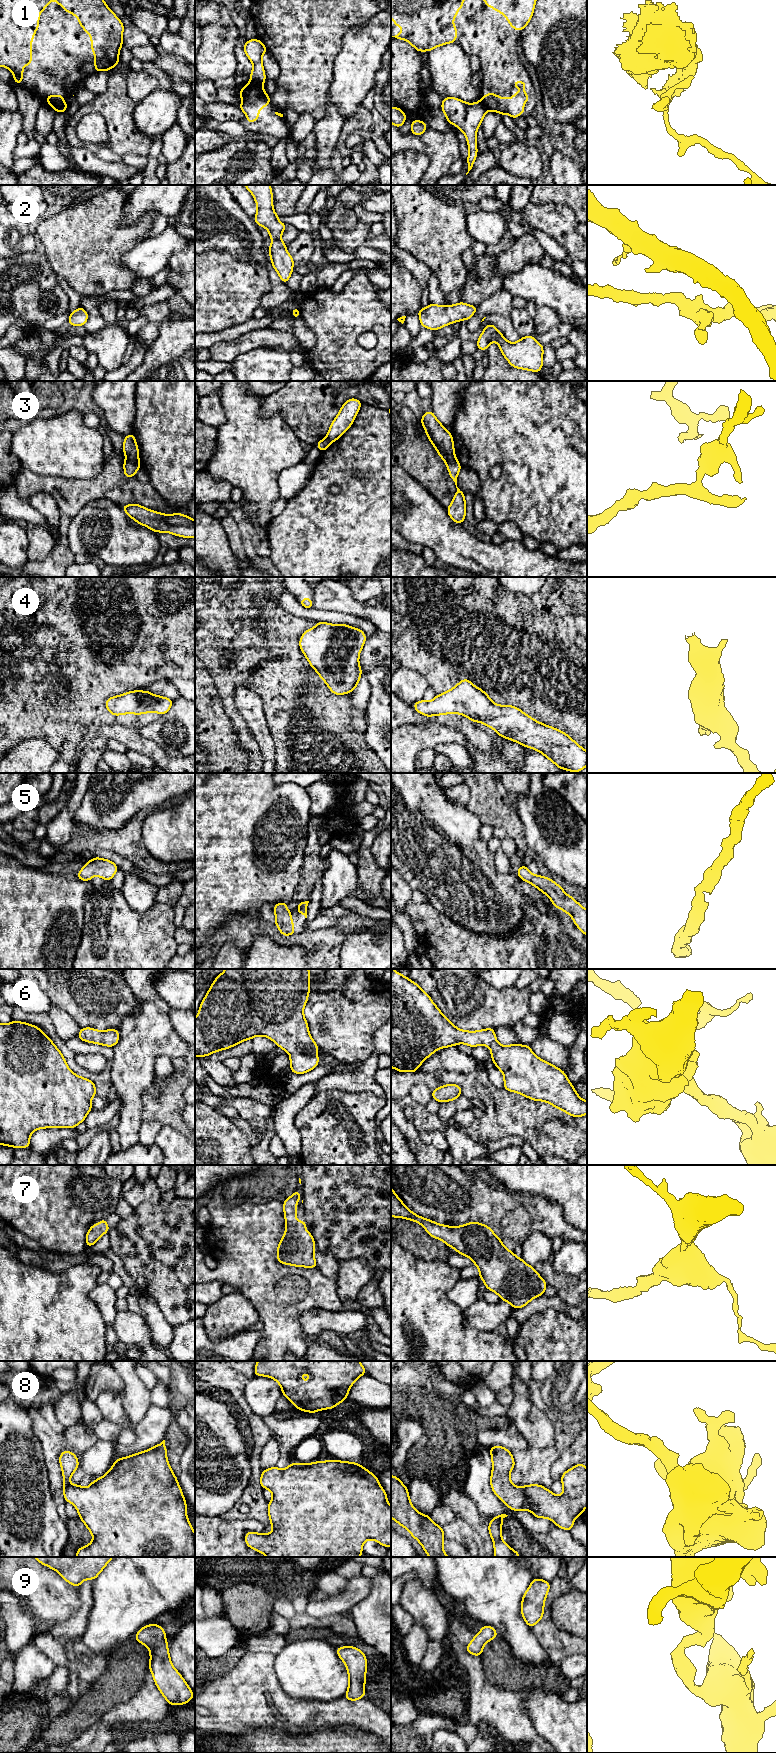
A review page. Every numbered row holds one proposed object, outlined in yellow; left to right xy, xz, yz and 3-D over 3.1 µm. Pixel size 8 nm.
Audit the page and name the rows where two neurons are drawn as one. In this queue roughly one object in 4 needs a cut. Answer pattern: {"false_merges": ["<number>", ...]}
{"false_merges": ["1", "3"]}

